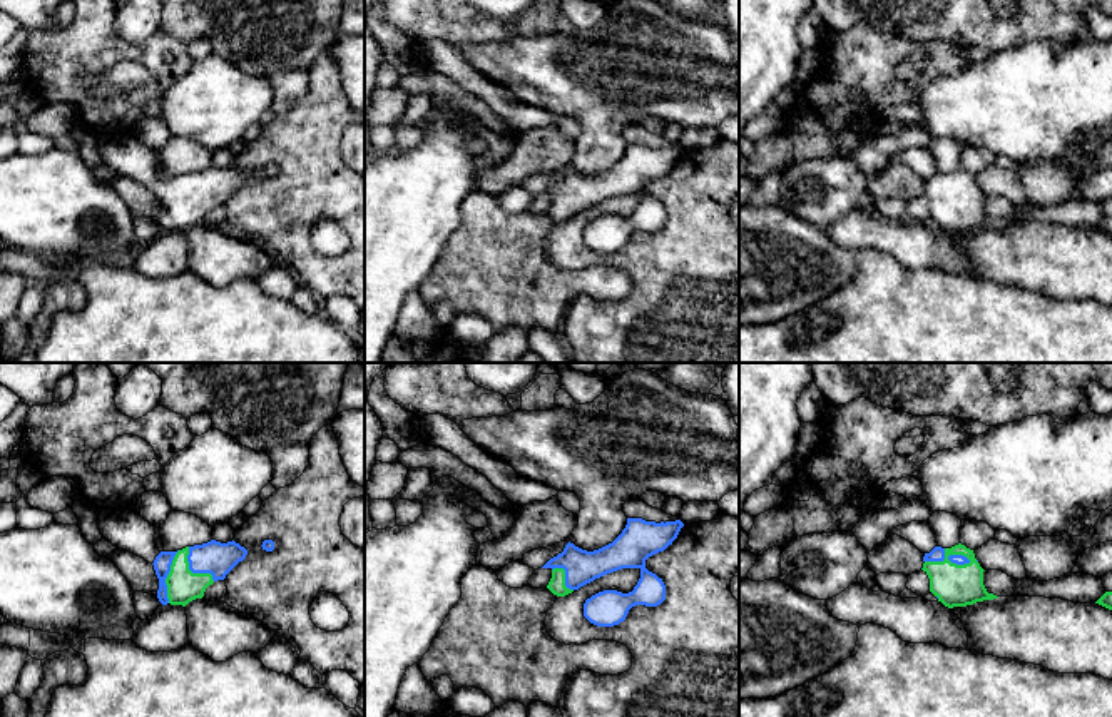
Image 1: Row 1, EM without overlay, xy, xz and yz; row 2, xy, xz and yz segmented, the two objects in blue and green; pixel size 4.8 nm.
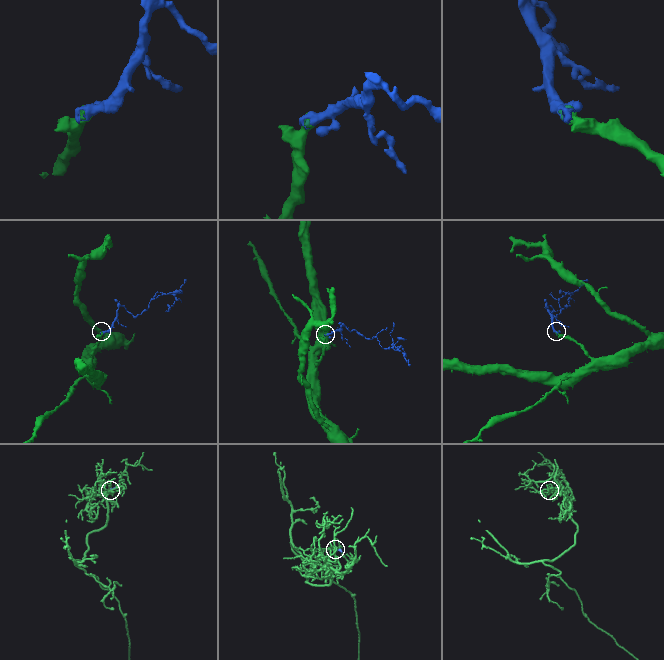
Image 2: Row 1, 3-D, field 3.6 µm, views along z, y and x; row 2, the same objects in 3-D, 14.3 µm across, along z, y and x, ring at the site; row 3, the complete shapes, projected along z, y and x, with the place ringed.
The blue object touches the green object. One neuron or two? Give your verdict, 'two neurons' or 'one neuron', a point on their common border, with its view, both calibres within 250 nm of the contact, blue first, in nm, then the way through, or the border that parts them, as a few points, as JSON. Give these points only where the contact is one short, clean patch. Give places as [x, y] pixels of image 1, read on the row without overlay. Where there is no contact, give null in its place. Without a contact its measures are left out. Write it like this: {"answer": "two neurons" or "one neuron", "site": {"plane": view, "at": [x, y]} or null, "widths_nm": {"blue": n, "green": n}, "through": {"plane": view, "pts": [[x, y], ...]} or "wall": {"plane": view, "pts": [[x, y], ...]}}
{"answer": "one neuron", "site": {"plane": "xy", "at": [166, 203]}, "widths_nm": {"blue": 90, "green": 160}, "through": {"plane": "xy", "pts": [[163, 188], [166, 191], [166, 203], [174, 203], [183, 211]]}}

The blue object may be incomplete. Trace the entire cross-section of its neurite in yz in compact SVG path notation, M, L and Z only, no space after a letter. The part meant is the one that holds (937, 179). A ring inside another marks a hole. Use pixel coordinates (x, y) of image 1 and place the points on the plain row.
M958 169L951 174L935 172L923 182L923 197L930 204L930 217L945 232L967 232L998 224L983 211L983 194L973 175Z

